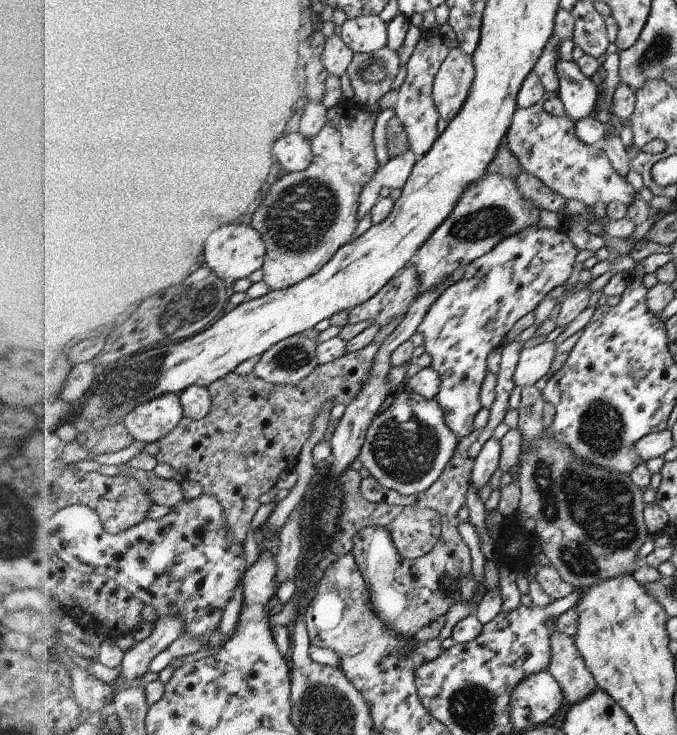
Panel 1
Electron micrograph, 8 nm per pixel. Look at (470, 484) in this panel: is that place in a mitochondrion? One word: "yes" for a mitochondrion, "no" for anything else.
no

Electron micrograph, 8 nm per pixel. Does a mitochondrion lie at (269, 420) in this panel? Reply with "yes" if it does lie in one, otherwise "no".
yes

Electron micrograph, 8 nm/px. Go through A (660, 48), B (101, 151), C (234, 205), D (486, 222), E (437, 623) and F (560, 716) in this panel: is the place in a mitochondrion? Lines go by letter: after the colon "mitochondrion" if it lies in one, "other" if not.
A: mitochondrion
B: mitochondrion
C: other
D: mitochondrion
E: other
F: other

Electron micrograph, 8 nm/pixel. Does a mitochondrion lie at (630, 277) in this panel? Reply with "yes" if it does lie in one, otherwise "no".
no

